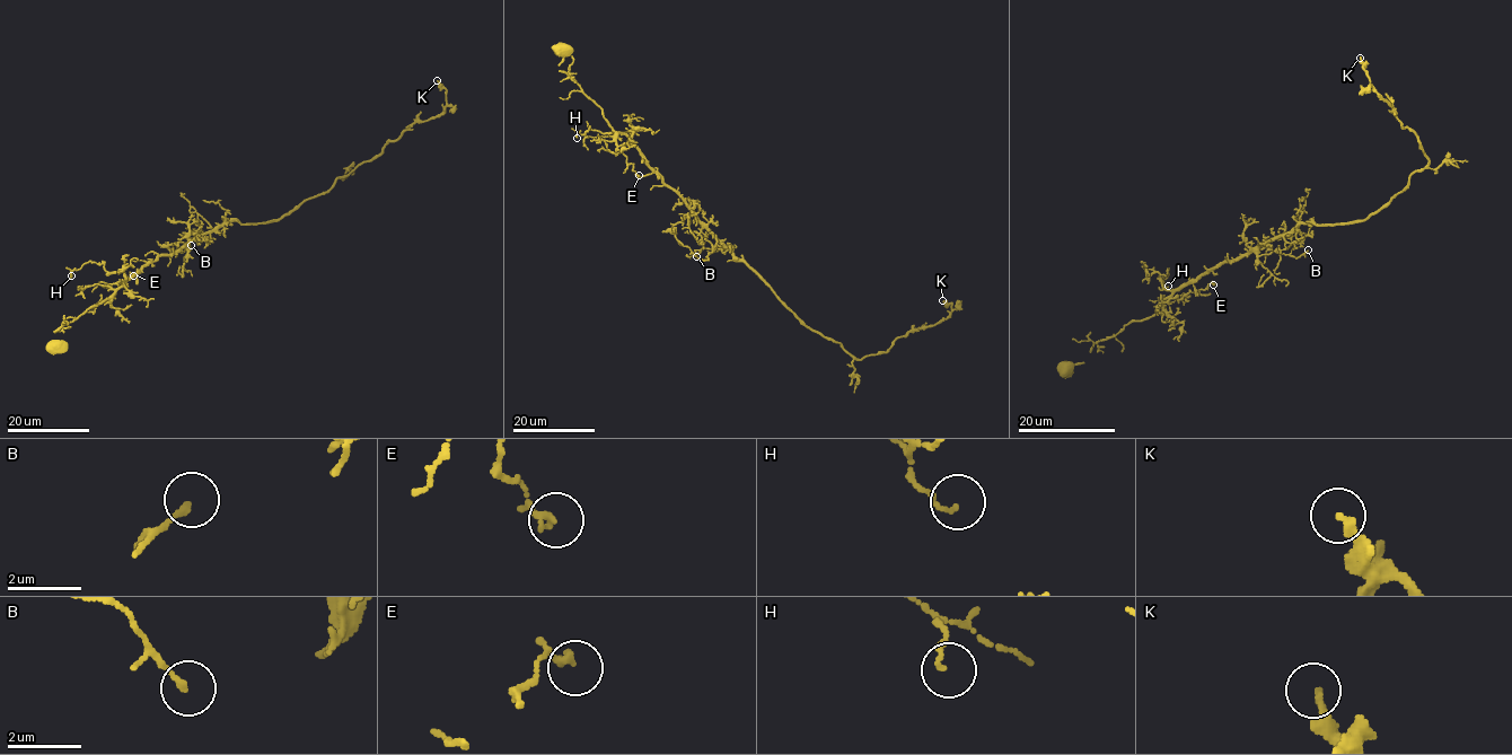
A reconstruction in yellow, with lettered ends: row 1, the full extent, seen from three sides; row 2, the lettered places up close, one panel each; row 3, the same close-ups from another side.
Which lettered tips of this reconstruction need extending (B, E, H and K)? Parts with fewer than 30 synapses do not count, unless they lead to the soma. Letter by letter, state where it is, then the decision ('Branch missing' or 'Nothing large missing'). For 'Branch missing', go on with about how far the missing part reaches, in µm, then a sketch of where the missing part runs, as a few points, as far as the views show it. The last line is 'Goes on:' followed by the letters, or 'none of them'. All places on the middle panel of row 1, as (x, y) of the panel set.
B: Place: (696, 256). Nothing large missing
E: Place: (639, 175). Nothing large missing
H: Place: (577, 138). Nothing large missing
K: Place: (942, 300). Nothing large missing
Goes on: none of them

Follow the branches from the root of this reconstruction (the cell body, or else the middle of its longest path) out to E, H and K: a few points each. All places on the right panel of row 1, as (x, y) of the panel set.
E: (1064, 368), (1083, 362), (1097, 342), (1115, 335), (1131, 322), (1160, 313), (1168, 297), (1180, 299), (1213, 284)
H: (1064, 368), (1083, 362), (1097, 342), (1131, 322), (1160, 313), (1172, 293), (1161, 282), (1167, 269), (1168, 286)
K: (1064, 368), (1222, 262), (1301, 224), (1368, 218), (1429, 163), (1360, 58)

